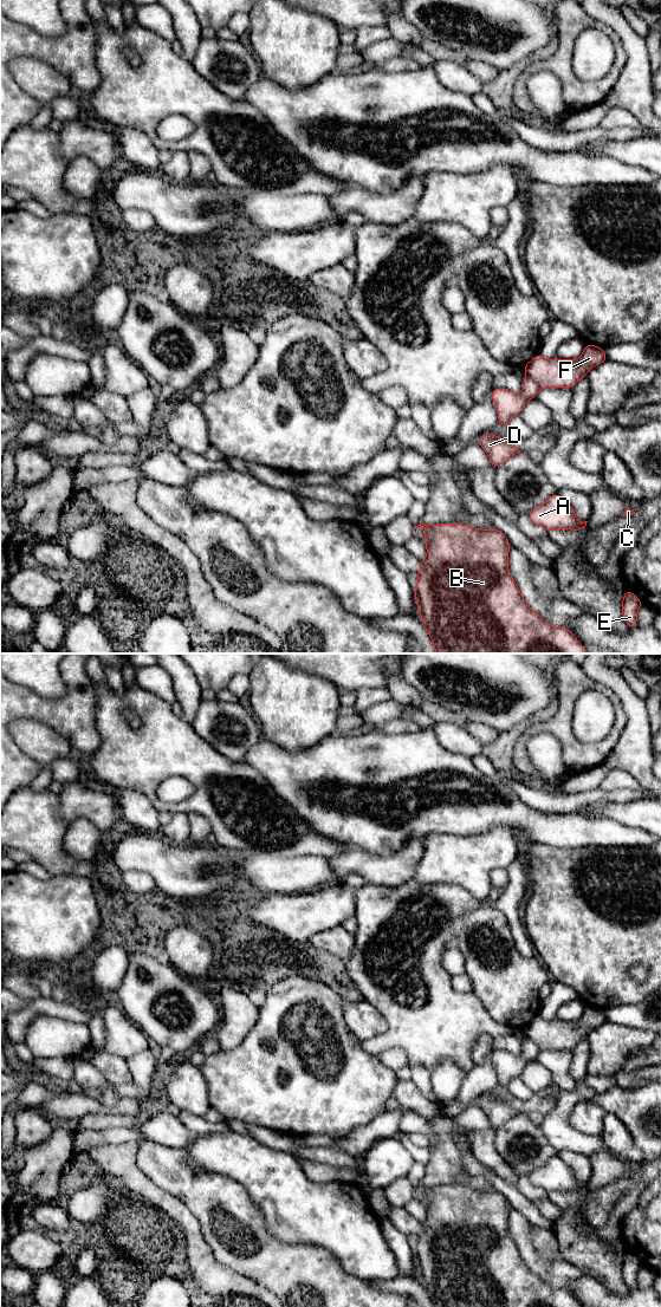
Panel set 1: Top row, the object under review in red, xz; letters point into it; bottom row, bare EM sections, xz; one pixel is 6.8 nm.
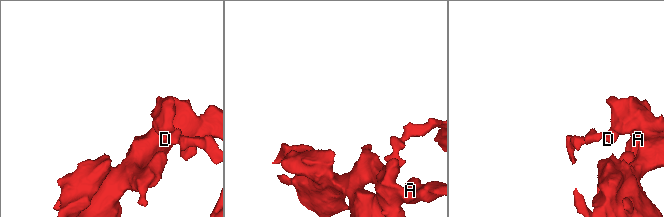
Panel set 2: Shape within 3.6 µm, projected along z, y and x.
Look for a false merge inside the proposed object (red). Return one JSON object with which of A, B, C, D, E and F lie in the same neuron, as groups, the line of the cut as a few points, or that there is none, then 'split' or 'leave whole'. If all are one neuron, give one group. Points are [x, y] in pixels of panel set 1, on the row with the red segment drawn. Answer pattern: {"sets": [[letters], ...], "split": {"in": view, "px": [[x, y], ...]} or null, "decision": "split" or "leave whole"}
{"sets": [["A", "B", "C", "D", "E"], ["F"]], "split": {"in": "xz", "px": [[526, 376], [540, 388]]}, "decision": "split"}

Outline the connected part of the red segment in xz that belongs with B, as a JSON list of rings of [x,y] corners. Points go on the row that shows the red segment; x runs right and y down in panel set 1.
[[[461,524],[417,525],[416,528],[426,528],[427,558],[421,560],[421,570],[417,572],[415,600],[421,613],[421,624],[430,636],[436,654],[589,654],[576,639],[569,629],[547,624],[537,612],[530,609],[527,602],[520,594],[518,586],[508,572],[510,542],[500,531],[480,529]]]

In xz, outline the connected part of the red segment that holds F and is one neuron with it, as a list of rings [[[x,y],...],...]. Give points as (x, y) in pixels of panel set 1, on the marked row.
[[[587,344],[578,359],[546,359],[537,355],[524,365],[526,377],[531,378],[540,389],[565,386],[571,389],[589,370],[603,362],[607,355],[602,347]]]

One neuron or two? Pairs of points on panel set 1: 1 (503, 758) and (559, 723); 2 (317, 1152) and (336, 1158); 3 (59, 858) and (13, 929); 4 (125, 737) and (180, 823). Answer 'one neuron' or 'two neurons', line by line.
1: two neurons
2: one neuron
3: two neurons
4: two neurons

